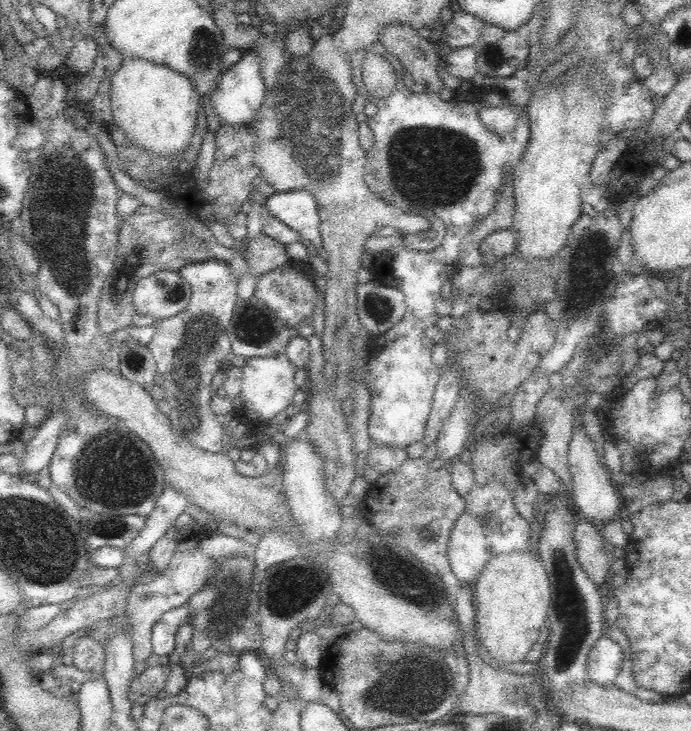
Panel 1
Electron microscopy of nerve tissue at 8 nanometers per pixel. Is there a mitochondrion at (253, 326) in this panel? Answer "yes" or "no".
yes

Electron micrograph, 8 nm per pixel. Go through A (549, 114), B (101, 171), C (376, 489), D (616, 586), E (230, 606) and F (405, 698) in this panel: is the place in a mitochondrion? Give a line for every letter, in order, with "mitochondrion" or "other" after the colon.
A: other
B: other
C: other
D: other
E: mitochondrion
F: mitochondrion

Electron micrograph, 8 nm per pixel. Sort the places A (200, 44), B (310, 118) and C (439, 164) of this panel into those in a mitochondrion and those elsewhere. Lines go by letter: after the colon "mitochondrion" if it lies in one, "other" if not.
A: mitochondrion
B: mitochondrion
C: mitochondrion

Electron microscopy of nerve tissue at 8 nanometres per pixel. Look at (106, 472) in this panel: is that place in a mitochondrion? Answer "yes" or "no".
yes

